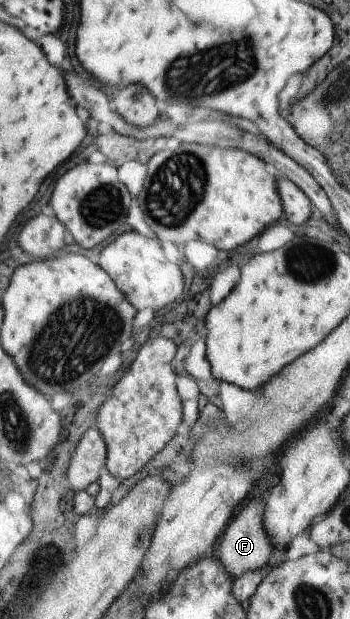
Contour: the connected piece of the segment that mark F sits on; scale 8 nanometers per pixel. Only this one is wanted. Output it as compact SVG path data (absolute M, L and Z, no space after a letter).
M254 500L250 506L248 504L242 506L237 517L233 518L232 524L224 531L220 562L232 574L234 581L238 581L238 578L242 578L246 572L264 570L268 560L270 560L270 556L274 554L275 548L263 527L264 517L264 504L260 500Z

